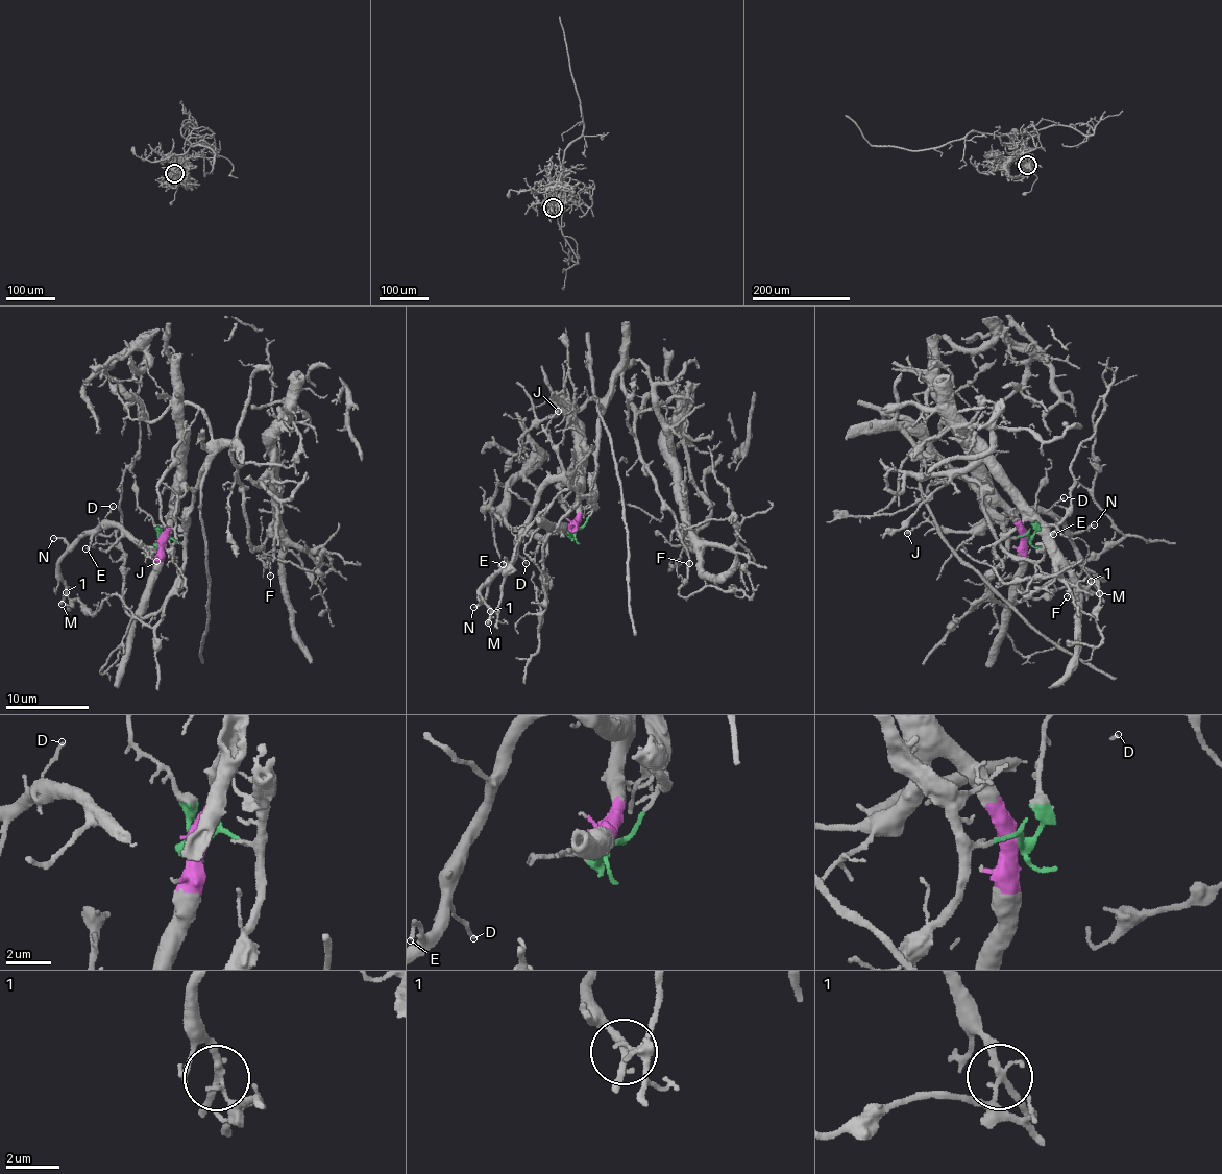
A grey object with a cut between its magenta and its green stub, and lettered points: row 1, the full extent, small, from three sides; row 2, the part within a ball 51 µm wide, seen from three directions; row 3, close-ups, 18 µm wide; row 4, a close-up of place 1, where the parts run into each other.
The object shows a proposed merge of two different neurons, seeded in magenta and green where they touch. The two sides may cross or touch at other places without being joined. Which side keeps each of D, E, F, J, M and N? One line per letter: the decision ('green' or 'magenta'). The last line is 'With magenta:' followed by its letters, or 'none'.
D: magenta
E: magenta
F: green
J: magenta
M: magenta
N: magenta
With magenta: D, E, J, M, N

